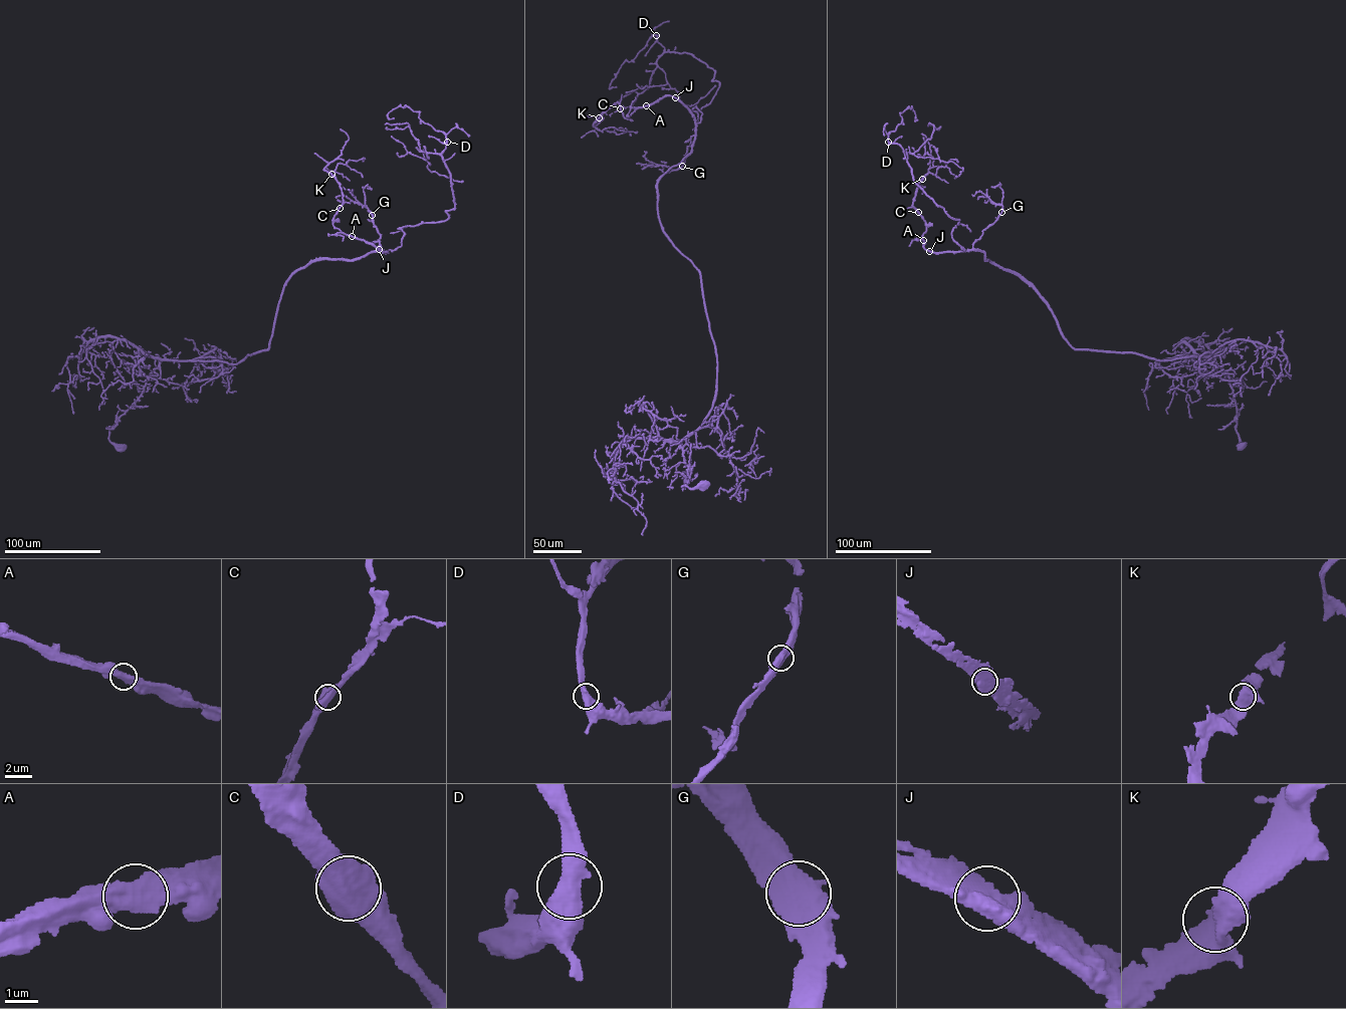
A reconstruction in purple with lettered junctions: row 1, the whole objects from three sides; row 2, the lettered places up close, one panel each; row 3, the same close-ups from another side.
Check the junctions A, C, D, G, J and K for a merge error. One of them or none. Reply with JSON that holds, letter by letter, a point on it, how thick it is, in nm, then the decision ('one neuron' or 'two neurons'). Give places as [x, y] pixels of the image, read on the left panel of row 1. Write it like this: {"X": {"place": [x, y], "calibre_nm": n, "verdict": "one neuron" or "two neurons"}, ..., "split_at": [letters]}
{"A": {"place": [352, 236], "calibre_nm": 550, "verdict": "one neuron"}, "C": {"place": [340, 208], "calibre_nm": 650, "verdict": "one neuron"}, "D": {"place": [447, 142], "calibre_nm": 600, "verdict": "one neuron"}, "G": {"place": [372, 215], "calibre_nm": 650, "verdict": "one neuron"}, "J": {"place": [379, 249], "calibre_nm": 650, "verdict": "one neuron"}, "K": {"place": [331, 174], "calibre_nm": 600, "verdict": "one neuron"}, "split_at": []}

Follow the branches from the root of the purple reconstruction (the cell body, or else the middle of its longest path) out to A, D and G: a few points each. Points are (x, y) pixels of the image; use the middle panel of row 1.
A: (703, 483), (685, 486), (680, 442), (711, 408), (715, 345), (657, 207), (695, 117), (646, 105)
D: (703, 483), (685, 486), (680, 442), (711, 408), (715, 345), (657, 187), (719, 84), (656, 35)
G: (703, 483), (685, 486), (680, 442), (711, 408), (715, 345), (700, 272), (657, 207), (693, 136), (682, 167)

